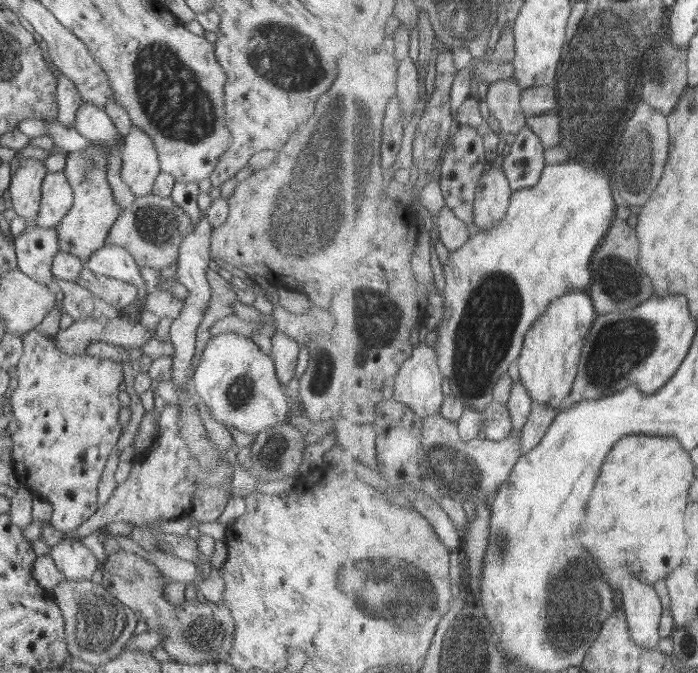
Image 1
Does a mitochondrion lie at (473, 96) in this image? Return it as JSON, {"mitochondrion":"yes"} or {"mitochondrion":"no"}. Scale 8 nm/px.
{"mitochondrion":"no"}

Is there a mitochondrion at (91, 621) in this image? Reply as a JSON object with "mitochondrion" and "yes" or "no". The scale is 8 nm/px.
{"mitochondrion":"yes"}

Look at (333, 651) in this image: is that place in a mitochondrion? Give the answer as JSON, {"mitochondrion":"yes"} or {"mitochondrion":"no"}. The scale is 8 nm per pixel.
{"mitochondrion":"no"}

